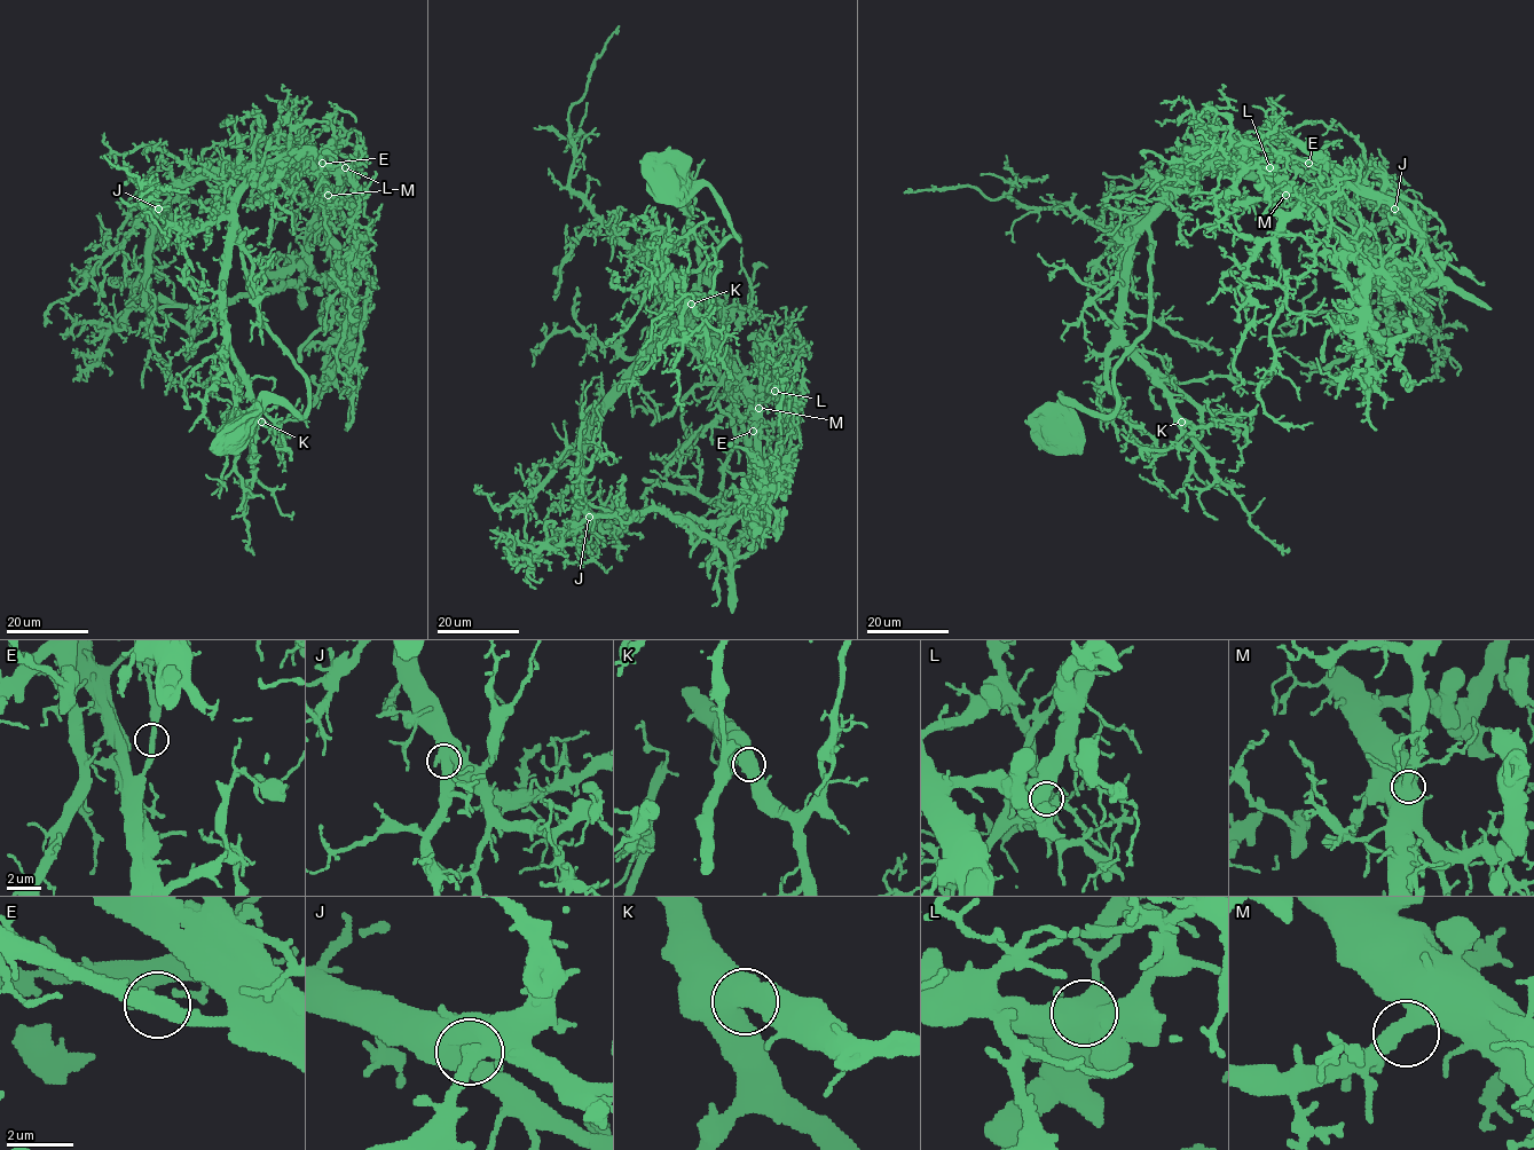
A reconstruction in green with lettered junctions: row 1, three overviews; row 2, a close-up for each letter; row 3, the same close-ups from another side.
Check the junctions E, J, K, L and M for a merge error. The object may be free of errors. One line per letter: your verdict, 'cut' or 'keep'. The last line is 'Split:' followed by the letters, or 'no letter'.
E: cut
J: keep
K: keep
L: keep
M: keep
Split: E

